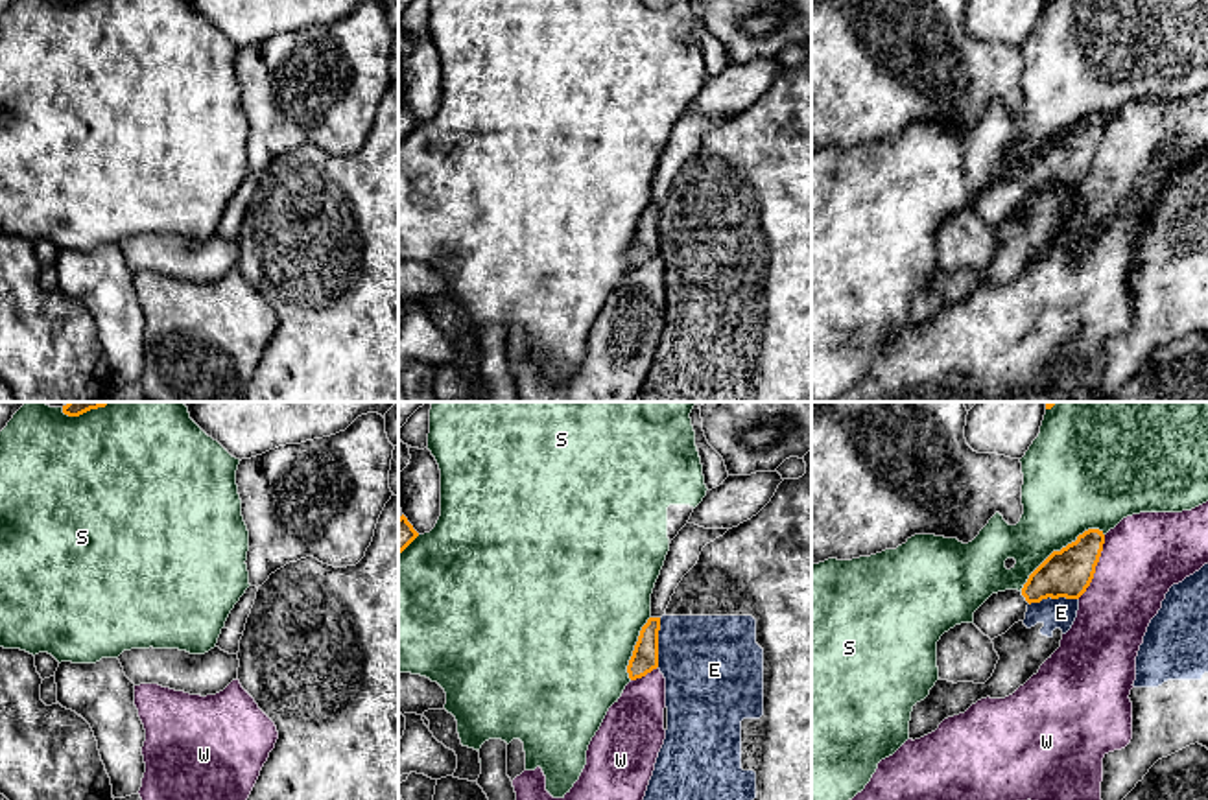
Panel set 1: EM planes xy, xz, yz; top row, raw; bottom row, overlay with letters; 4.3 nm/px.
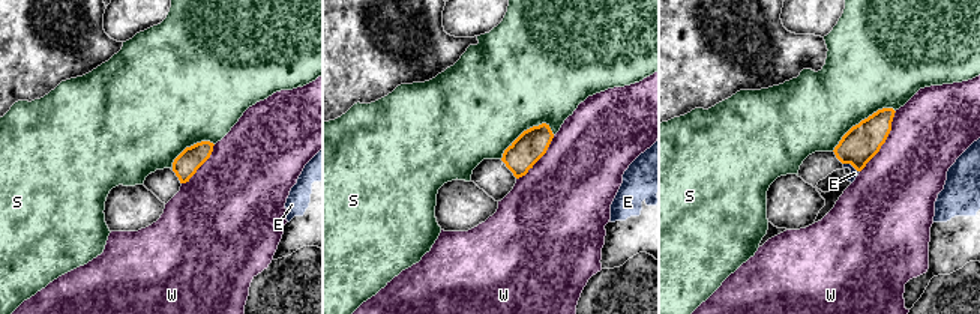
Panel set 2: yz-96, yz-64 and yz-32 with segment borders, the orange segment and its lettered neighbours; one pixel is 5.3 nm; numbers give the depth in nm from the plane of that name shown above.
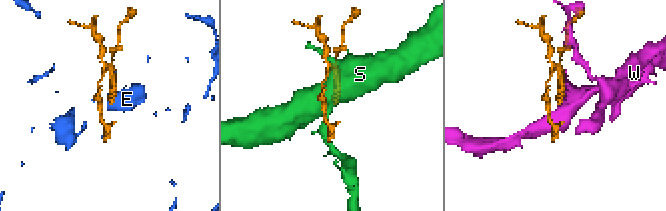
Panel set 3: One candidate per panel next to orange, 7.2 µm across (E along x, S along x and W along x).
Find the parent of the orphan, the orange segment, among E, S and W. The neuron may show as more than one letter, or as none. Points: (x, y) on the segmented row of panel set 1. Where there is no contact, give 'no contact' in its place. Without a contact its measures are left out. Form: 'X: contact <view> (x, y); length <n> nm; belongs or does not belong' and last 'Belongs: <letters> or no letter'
E: contact xz (657, 642); length 220 nm; does not belong
S: contact yz (1061, 550); length 440 nm; does not belong
W: contact yz (1096, 564); length 300 nm; does not belong
Belongs: no letter

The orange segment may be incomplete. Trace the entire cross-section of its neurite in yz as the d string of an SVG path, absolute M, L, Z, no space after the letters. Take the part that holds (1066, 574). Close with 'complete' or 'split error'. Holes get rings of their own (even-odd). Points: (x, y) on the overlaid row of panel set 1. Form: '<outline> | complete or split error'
M1088 529L1060 551L1053 551L1024 588L992 594L976 612L974 625L990 640L1025 619L1027 606L1042 599L1079 599L1090 586L1105 544L1099 529Z | split error

